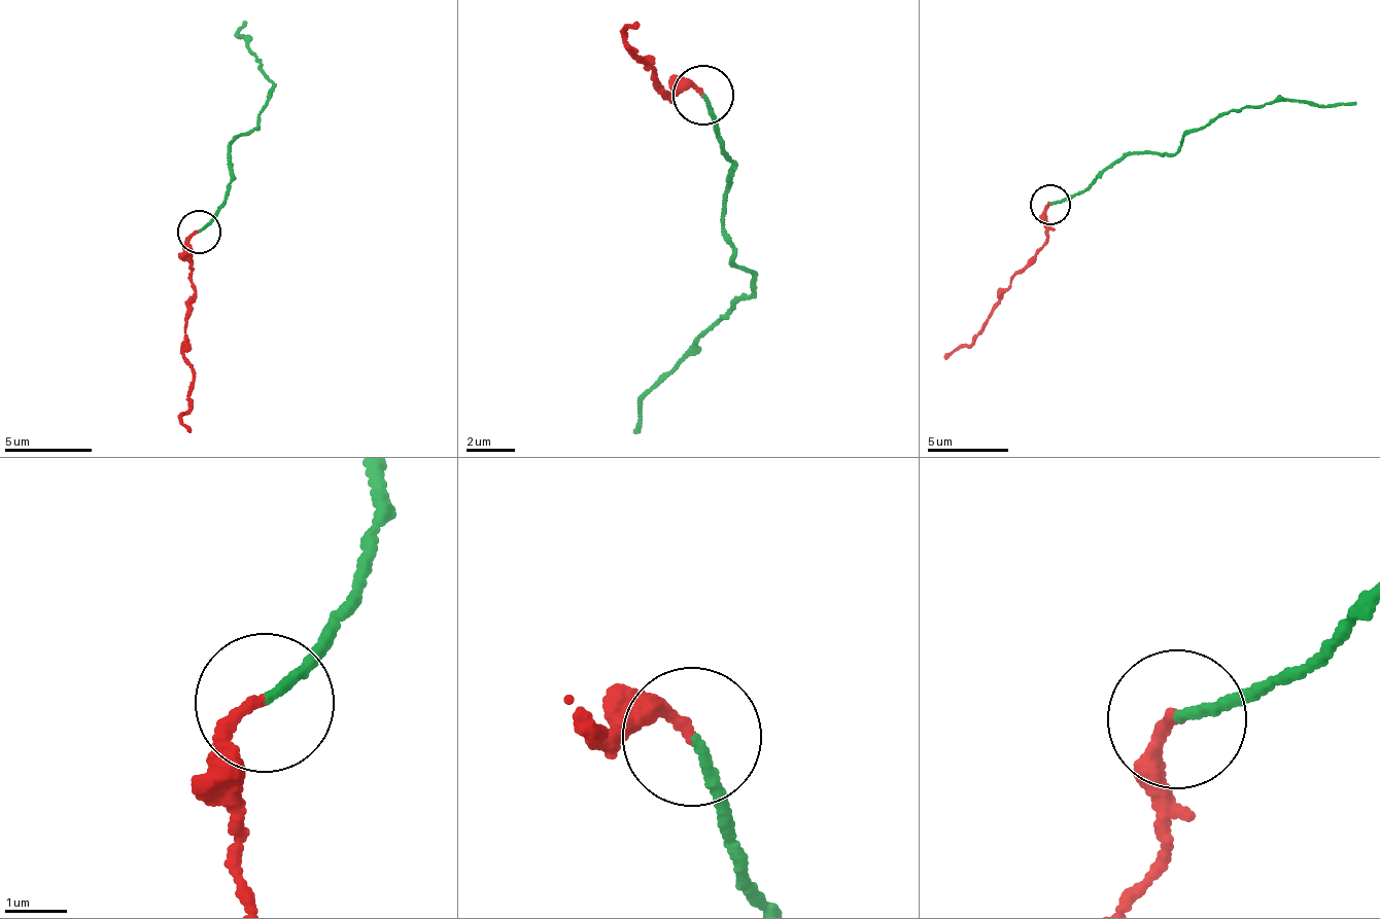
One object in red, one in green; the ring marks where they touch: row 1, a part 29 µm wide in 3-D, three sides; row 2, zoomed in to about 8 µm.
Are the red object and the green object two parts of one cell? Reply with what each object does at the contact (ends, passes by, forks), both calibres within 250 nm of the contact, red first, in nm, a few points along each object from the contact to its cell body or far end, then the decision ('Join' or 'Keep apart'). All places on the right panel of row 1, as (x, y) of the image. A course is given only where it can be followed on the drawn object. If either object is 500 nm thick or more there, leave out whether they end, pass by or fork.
At the ring red ends. At the ring green ends. Thickness 190 nm (red) against 140 nm. Course of red: (1048, 203), (1044, 209), (1044, 248), (1010, 281), (986, 318), (979, 337), (963, 343), (944, 360). Course of green: (1048, 203), (1073, 200), (1097, 176), (1137, 152), (1173, 155), (1197, 132), (1234, 109), (1268, 103), (1357, 101). Keep apart

